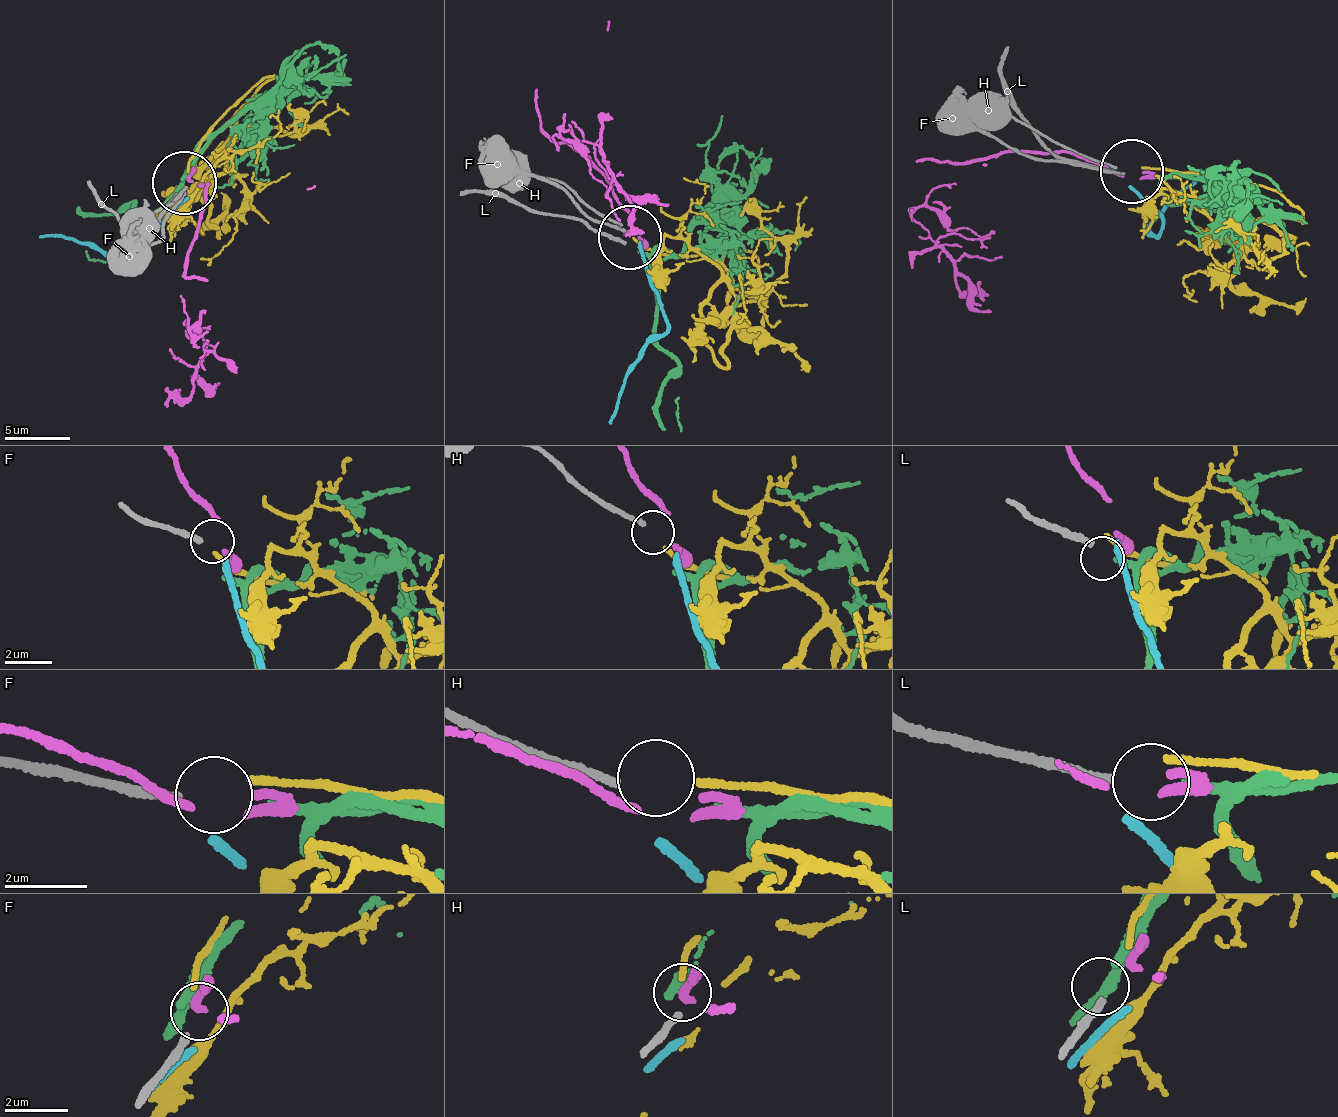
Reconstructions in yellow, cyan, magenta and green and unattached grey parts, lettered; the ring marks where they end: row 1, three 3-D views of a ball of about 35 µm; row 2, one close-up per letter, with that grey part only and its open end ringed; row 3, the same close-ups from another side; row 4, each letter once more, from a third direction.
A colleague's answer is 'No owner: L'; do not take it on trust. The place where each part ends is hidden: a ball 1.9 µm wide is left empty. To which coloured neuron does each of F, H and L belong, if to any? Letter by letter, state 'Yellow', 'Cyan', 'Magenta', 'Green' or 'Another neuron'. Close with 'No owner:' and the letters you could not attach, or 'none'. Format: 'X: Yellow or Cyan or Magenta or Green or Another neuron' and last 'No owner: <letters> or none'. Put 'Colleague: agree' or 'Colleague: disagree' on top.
Colleague: disagree
F: Magenta
H: Yellow
L: Green
No owner: none

